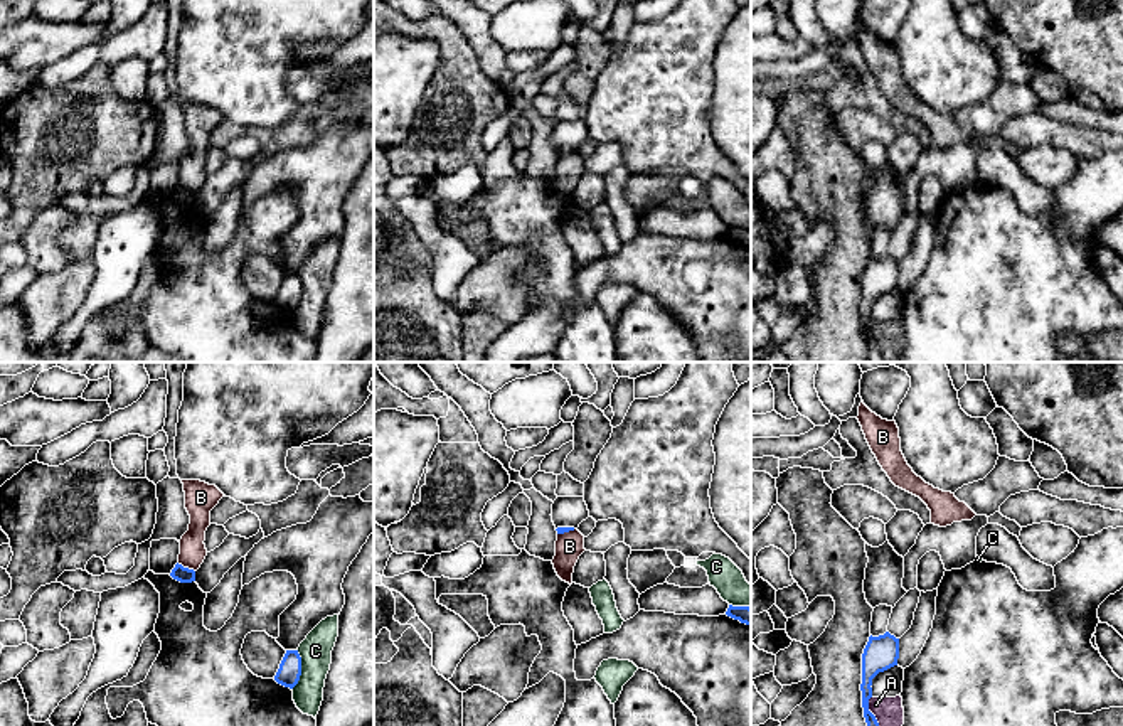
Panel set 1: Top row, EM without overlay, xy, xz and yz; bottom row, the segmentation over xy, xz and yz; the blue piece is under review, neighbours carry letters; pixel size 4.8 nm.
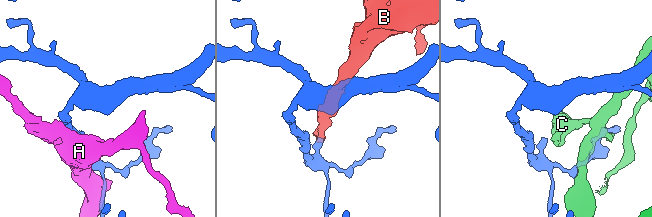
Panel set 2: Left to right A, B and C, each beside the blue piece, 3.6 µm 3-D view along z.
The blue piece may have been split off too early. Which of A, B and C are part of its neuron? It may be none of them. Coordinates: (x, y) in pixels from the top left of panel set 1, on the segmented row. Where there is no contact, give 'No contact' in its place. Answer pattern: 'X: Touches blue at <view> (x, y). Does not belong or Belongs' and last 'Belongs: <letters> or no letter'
A: Touches blue at yz (869, 711). Does not belong
B: Touches blue at xy (186, 568). Does not belong
C: Touches blue at xy (300, 671). Does not belong
Belongs: no letter

